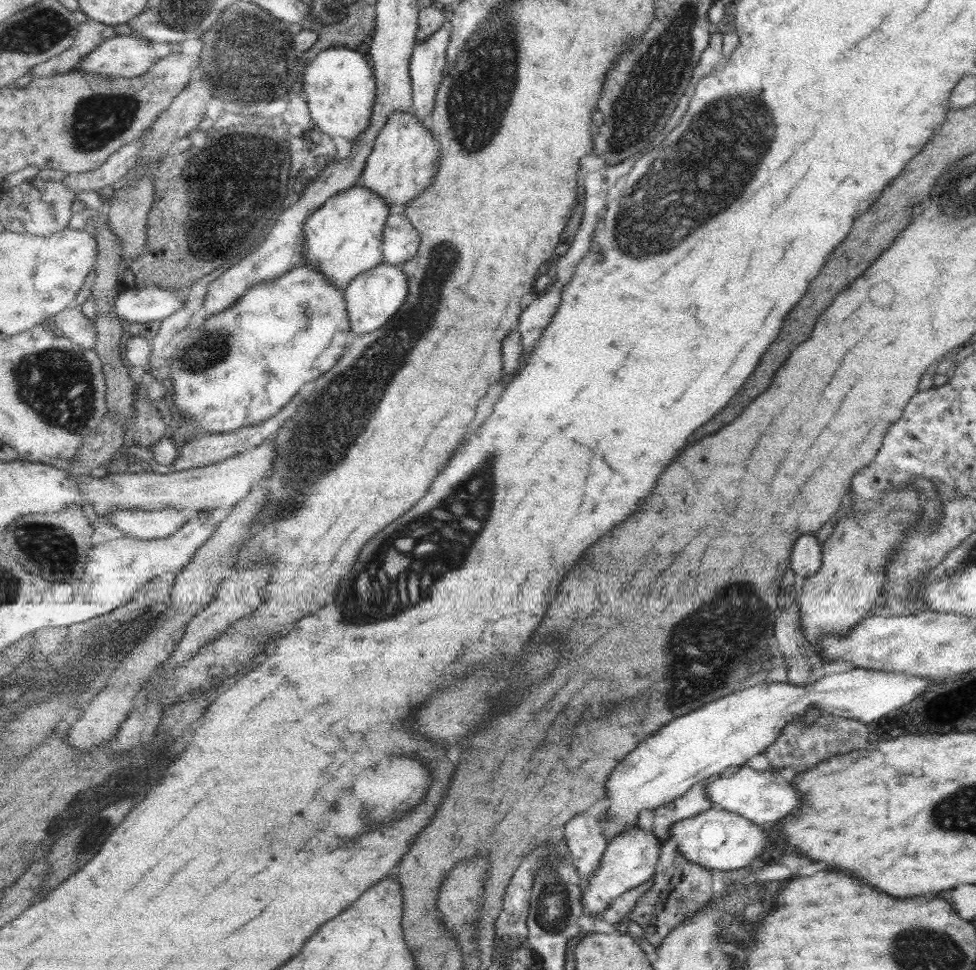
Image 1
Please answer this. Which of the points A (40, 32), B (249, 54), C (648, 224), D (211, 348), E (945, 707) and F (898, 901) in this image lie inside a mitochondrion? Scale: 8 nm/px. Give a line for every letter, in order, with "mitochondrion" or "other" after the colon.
A: mitochondrion
B: mitochondrion
C: mitochondrion
D: mitochondrion
E: other
F: other

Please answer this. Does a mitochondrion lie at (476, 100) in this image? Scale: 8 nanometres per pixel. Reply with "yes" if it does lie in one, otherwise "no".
yes

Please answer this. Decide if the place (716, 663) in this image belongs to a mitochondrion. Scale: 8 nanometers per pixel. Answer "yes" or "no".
yes

